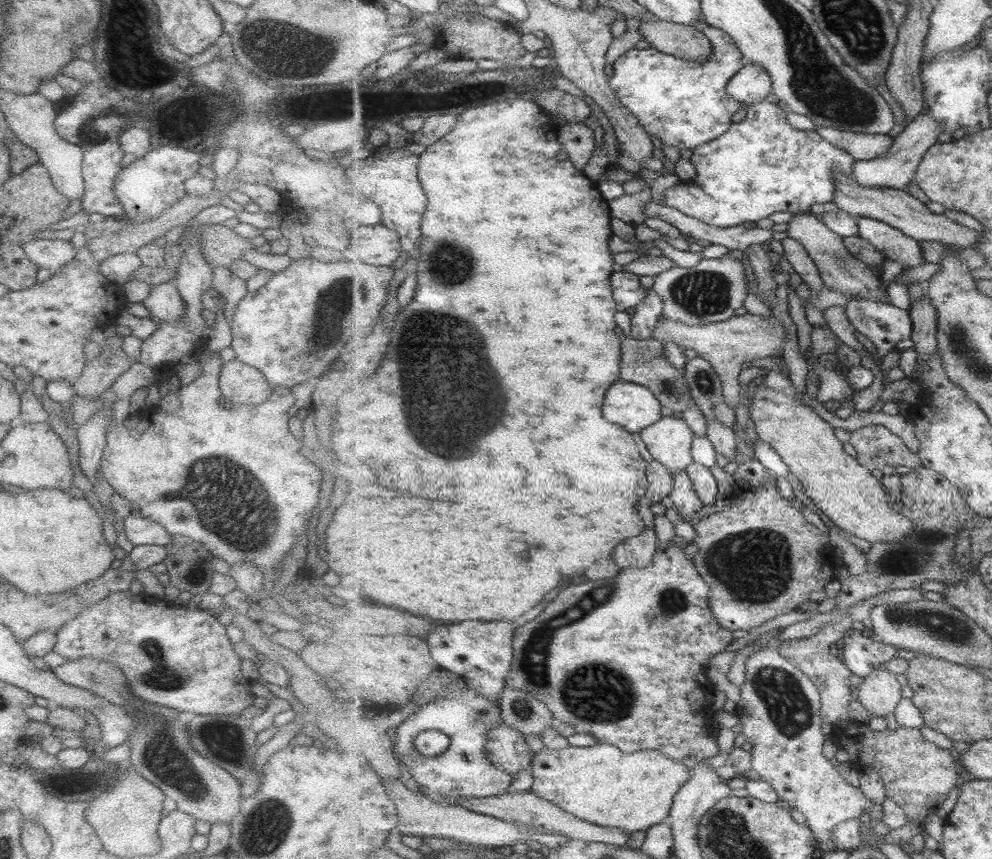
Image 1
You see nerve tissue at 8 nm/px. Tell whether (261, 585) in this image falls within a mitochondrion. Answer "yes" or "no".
no

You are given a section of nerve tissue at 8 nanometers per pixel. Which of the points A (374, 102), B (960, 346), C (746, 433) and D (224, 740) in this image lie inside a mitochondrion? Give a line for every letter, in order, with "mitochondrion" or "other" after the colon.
A: other
B: mitochondrion
C: other
D: mitochondrion

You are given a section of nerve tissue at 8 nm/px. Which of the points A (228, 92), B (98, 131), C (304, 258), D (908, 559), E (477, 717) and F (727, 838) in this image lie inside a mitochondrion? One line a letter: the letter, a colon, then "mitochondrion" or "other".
A: mitochondrion
B: mitochondrion
C: other
D: mitochondrion
E: mitochondrion
F: mitochondrion

